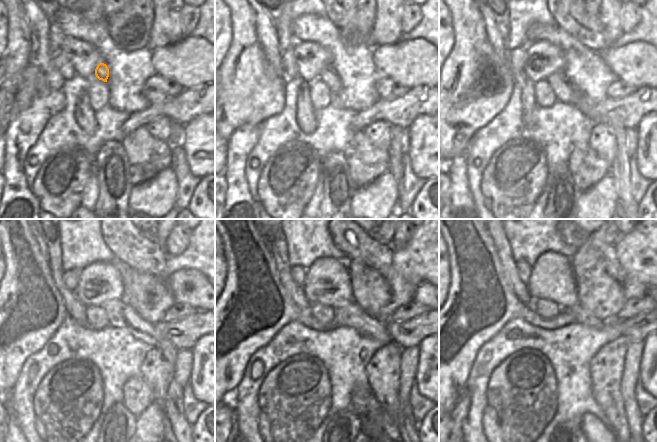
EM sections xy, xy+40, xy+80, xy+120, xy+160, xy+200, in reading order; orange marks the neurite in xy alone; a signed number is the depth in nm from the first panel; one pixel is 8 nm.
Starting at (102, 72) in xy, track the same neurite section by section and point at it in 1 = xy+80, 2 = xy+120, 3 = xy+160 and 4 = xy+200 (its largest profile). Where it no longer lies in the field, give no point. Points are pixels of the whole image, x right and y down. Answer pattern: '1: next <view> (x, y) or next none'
1: next xy+80 (565, 92)
2: next xy+120 (120, 315)
3: next xy+160 (350, 315)
4: next xy+200 (582, 317)

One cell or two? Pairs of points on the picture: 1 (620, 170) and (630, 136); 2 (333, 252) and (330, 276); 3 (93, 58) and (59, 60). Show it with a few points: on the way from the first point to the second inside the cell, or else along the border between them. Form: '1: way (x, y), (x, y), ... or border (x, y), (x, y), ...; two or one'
1: border (624, 130), (626, 154), (629, 157); two
2: border (346, 262), (335, 258), (318, 258), (310, 266); two
3: border (61, 51), (68, 59), (75, 75); two

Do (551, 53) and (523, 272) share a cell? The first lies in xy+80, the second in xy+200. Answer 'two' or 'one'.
two

